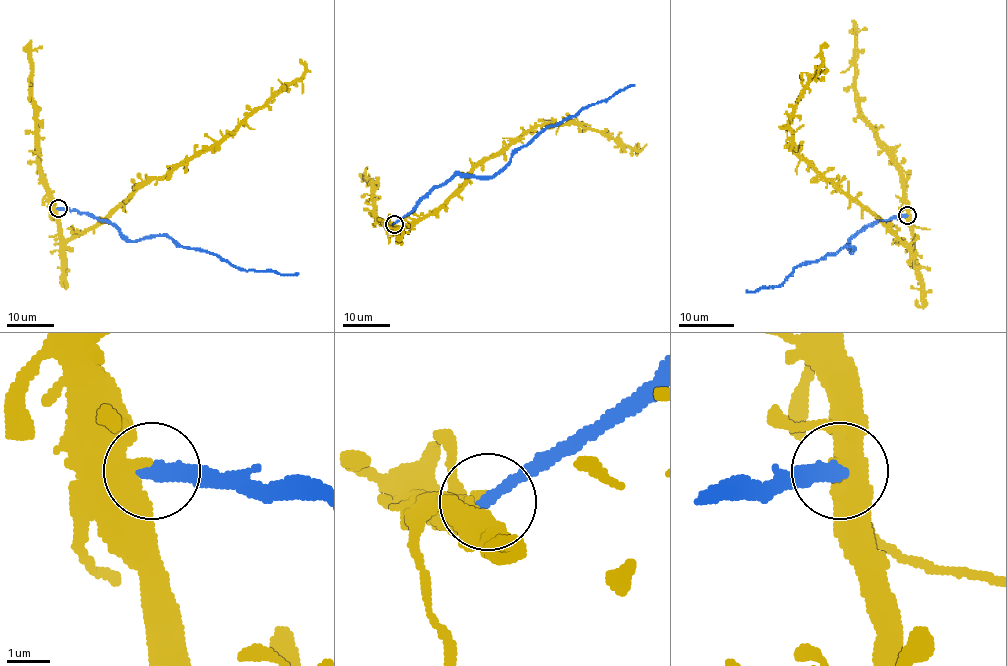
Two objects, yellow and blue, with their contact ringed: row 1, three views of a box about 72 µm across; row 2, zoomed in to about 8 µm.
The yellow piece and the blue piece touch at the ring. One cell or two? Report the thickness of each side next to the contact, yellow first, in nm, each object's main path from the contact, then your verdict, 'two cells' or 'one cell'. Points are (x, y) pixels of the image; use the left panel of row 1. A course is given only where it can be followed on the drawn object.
400 nm thick on the yellow side, 340 nm on the other; yellow runs (57, 207), (66, 239), (95, 227), (143, 184), (216, 148), (303, 75), (300, 59); blue runs (57, 208), (108, 220), (131, 241), (167, 236), (182, 246), (206, 250), (246, 270), (298, 273); two cells

